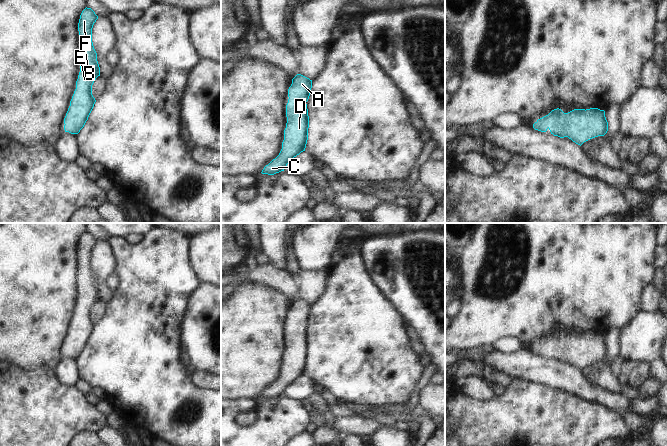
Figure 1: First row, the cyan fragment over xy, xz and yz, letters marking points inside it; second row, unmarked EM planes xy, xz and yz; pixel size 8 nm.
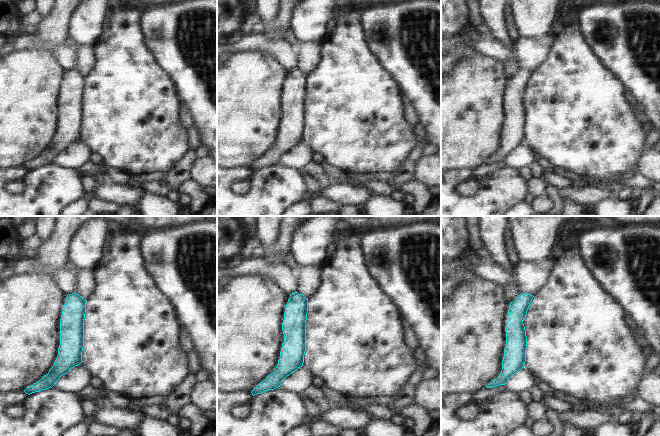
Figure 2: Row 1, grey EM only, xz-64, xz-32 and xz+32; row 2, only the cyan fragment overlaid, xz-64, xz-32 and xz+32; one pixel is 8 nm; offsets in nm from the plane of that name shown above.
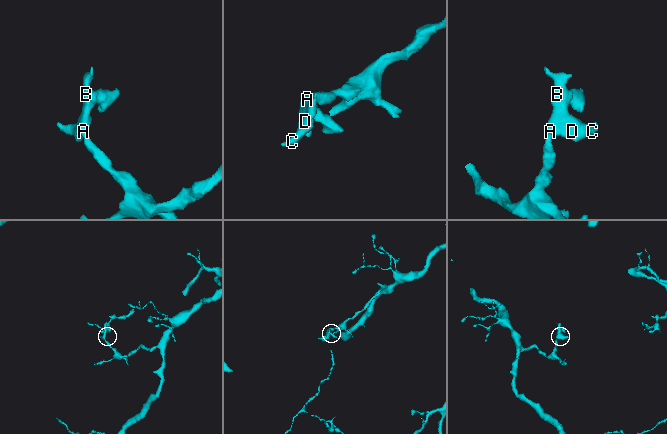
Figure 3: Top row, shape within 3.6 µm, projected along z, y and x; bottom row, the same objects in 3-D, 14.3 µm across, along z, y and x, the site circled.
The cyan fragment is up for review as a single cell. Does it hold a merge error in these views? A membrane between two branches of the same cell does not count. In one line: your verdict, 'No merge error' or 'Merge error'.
No merge error.

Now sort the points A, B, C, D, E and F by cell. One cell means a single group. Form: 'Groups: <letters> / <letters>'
Groups: A B C D E F.

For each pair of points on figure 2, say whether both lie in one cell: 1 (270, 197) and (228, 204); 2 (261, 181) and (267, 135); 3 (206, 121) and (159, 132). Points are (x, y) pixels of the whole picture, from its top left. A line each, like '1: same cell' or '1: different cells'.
1: same cell
2: different cells
3: different cells

